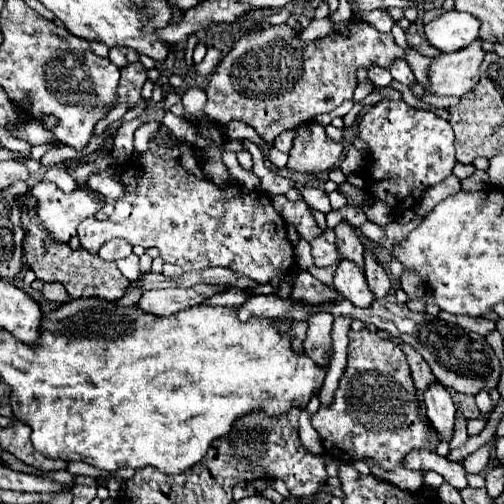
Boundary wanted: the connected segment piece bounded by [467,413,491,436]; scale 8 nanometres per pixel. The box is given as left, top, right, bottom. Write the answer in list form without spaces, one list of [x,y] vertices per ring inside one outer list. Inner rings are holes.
[[[491,413],[481,414],[481,416],[479,418],[474,419],[474,420],[469,420],[469,422],[467,424],[468,435],[474,436],[474,435],[481,433],[481,431],[483,430],[483,428],[485,427],[486,423],[487,423],[488,416],[490,416],[490,415],[491,415]]]

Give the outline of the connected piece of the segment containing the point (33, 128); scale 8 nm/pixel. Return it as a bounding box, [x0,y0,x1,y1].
[19,122,55,146]

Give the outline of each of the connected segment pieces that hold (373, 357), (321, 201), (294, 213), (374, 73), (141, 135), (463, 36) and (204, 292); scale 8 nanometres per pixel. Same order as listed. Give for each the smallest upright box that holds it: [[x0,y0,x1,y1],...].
[[311,330,443,472],[295,184,331,212],[272,195,321,242],[367,66,391,86],[133,121,160,155],[425,10,479,52],[135,284,223,316]]

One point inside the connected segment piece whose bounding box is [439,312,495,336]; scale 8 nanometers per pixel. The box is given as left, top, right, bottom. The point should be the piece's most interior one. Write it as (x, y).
(482, 326)

